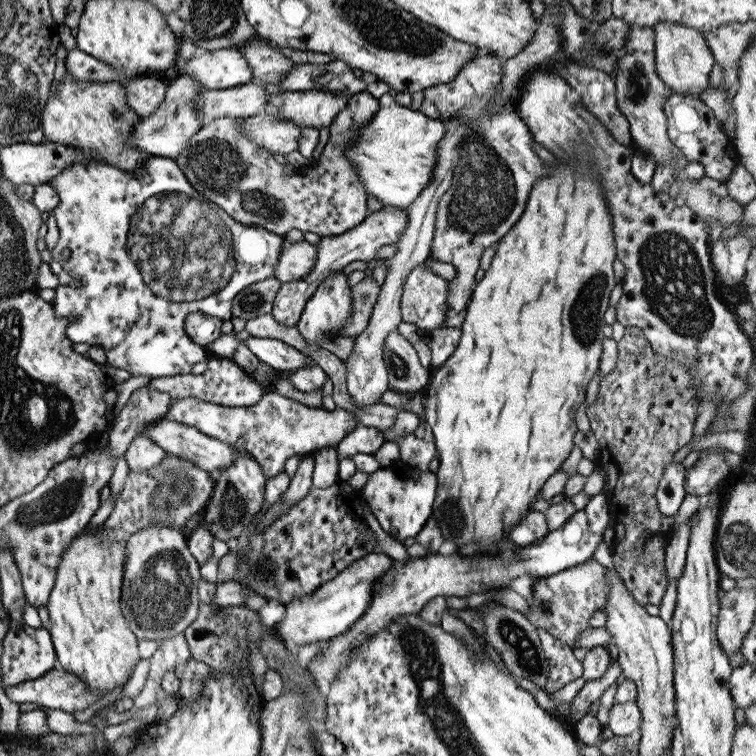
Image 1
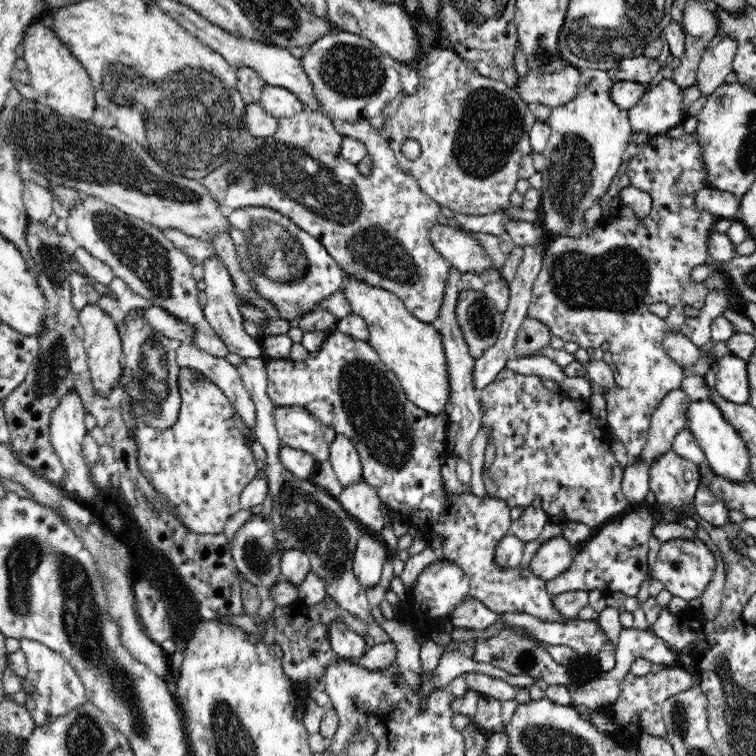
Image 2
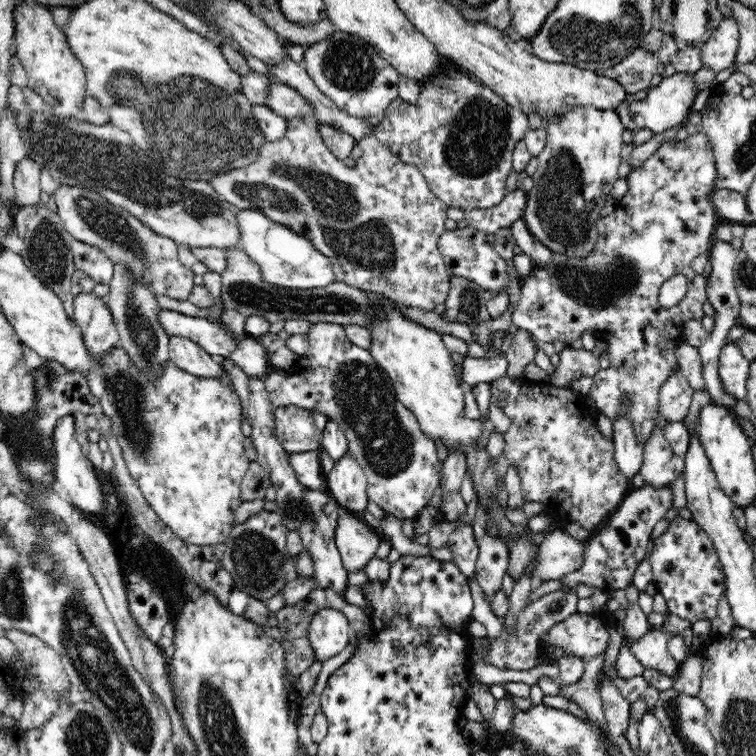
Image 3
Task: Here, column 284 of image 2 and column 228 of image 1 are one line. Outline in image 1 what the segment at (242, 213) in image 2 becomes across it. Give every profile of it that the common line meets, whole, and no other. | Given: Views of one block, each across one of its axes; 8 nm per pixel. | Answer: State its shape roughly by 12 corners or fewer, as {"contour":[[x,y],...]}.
{"contour":[[170,158],[73,161],[51,259],[73,343],[189,374],[283,238]]}

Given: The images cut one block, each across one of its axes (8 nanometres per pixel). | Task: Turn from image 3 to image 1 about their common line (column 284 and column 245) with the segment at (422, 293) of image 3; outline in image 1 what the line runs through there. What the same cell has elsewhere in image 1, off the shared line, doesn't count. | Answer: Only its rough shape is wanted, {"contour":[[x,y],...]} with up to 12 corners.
{"contour":[[353,93],[312,174],[286,175],[238,119],[203,123],[173,158],[245,226],[337,236],[368,194],[345,156],[377,98]]}

